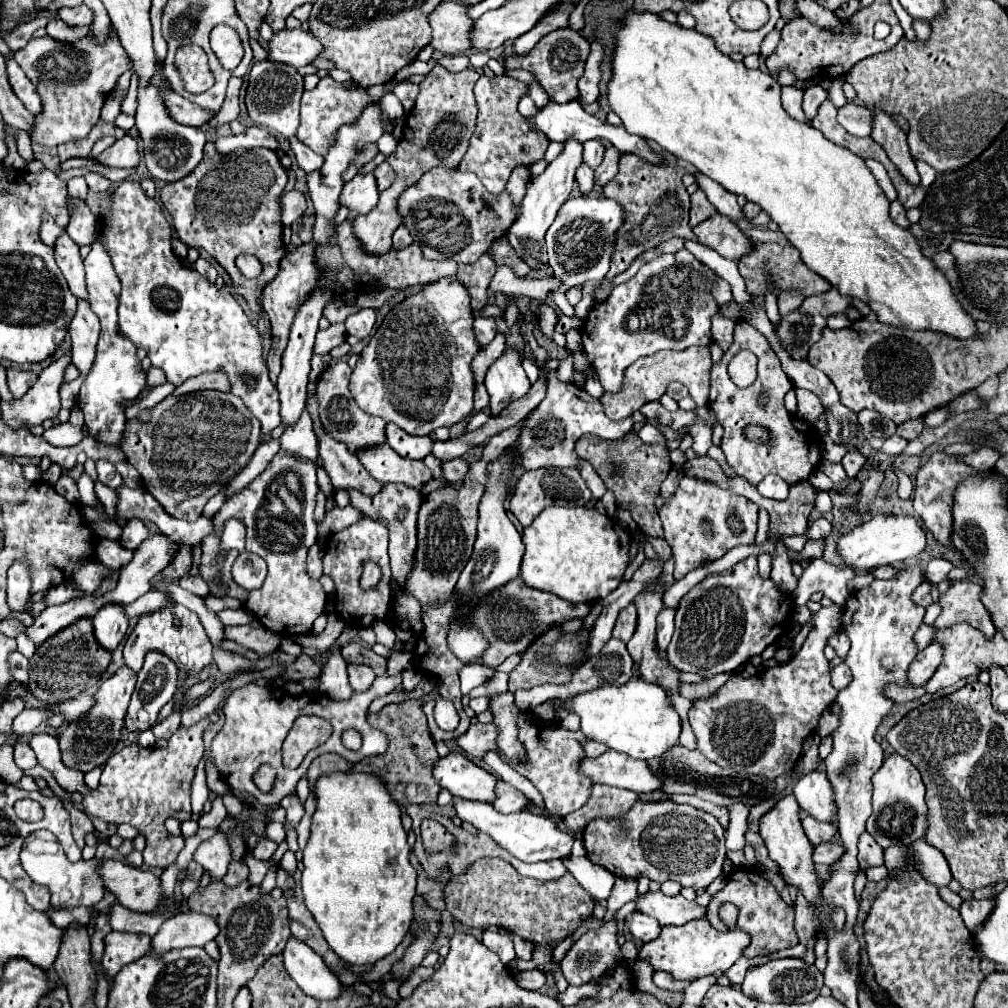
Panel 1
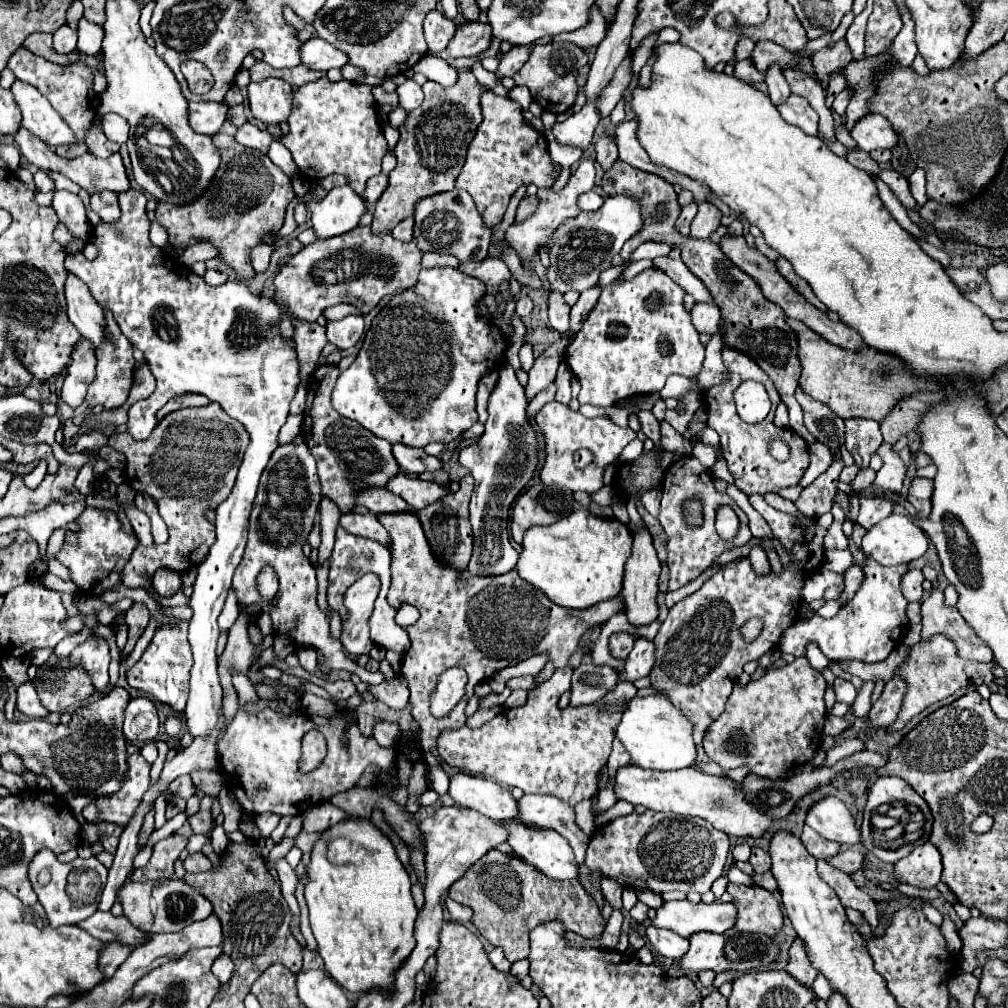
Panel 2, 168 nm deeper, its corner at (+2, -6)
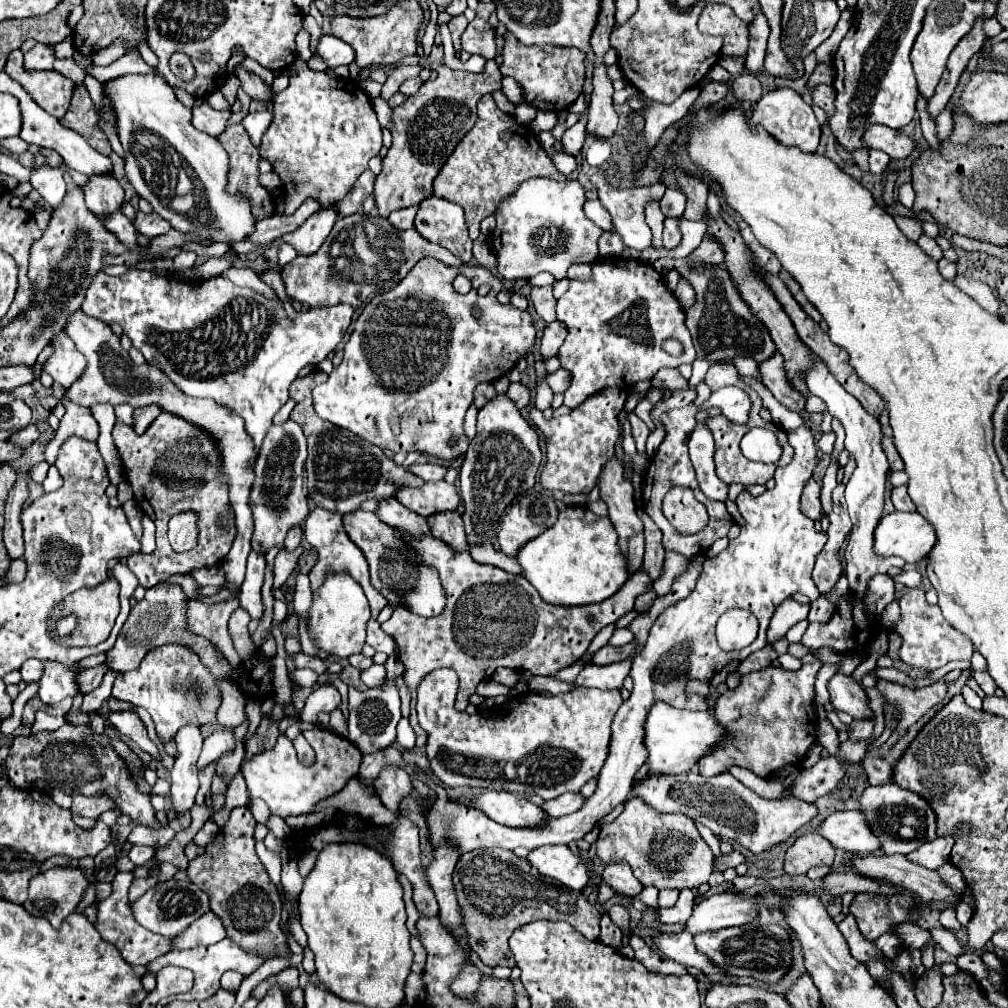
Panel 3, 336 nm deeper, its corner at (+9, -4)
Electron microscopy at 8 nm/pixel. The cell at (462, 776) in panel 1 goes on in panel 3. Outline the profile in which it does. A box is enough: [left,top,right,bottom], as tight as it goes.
[475,791,547,827]

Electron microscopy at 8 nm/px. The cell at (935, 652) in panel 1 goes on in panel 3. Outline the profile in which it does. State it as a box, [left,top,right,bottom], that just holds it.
[847,721,873,741]

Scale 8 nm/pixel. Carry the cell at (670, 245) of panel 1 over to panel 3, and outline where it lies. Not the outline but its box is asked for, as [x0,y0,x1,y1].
[541,321,567,359]

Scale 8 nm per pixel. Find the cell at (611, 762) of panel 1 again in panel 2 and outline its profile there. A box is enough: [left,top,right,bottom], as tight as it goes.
[614,765,772,837]

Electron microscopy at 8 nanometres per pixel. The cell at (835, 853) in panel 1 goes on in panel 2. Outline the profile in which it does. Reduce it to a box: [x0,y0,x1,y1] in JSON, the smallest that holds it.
[826,849,864,875]

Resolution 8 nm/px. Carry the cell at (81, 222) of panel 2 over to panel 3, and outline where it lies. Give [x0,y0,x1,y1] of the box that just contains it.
[29,167,67,205]

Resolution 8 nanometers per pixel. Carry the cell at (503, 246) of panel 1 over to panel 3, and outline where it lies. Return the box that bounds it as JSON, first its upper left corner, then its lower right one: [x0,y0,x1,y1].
[531,287,555,323]

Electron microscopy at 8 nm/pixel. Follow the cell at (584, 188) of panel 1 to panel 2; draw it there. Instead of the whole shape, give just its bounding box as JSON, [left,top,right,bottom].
[578,191,604,211]

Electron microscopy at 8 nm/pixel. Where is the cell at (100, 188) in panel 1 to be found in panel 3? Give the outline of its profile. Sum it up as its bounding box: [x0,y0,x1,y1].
[103,211,137,249]

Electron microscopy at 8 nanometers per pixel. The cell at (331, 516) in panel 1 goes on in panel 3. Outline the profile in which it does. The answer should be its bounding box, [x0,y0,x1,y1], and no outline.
[343,509,447,617]

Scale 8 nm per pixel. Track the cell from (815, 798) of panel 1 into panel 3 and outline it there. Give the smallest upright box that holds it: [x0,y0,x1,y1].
[817,811,881,853]

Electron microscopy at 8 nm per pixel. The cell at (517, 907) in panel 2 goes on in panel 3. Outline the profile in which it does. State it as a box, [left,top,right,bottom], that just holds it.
[453,849,601,967]

